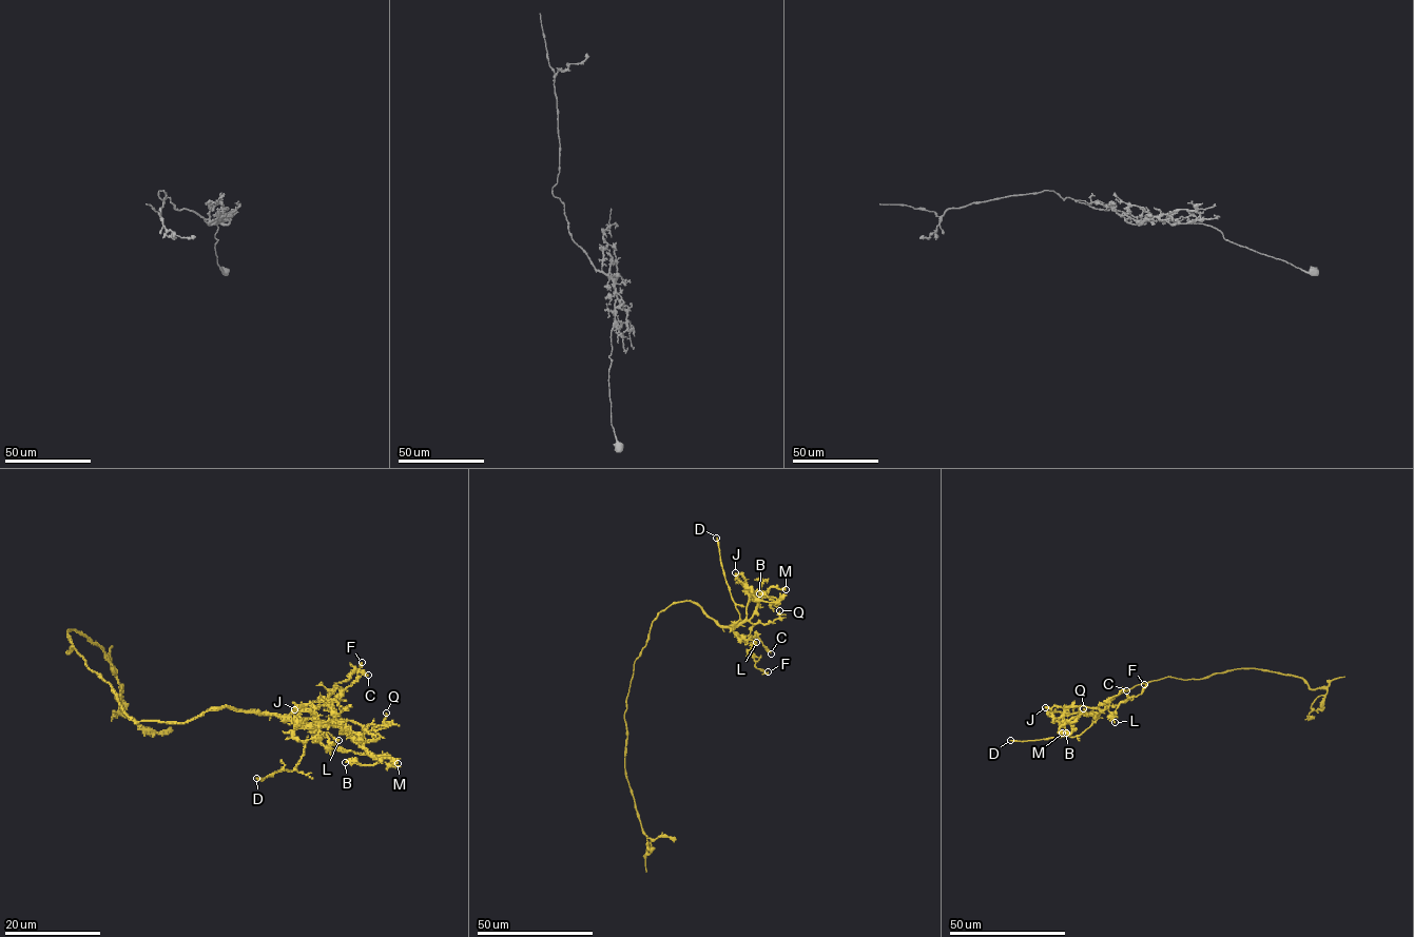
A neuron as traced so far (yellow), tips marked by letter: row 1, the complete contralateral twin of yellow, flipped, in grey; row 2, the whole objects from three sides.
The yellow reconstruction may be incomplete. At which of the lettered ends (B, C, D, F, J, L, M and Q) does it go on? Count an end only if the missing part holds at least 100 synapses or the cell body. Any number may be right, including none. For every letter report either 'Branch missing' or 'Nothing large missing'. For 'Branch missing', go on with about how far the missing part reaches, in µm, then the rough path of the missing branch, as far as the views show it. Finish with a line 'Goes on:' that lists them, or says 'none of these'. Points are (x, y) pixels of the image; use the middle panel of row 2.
B: Nothing large missing
C: Nothing large missing
D: Branch missing. Missing length about 50 µm
F: Nothing large missing
J: Nothing large missing
L: Nothing large missing
M: Nothing large missing
Q: Nothing large missing
Goes on: D

